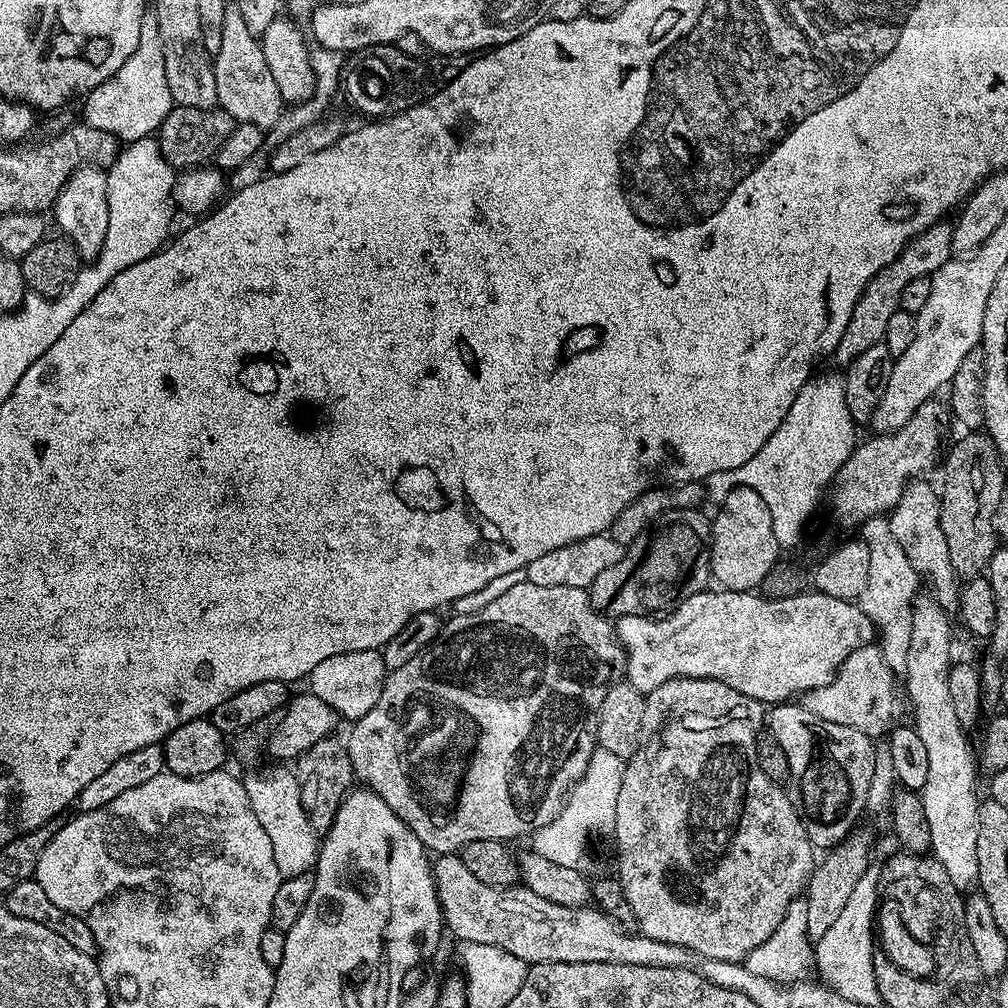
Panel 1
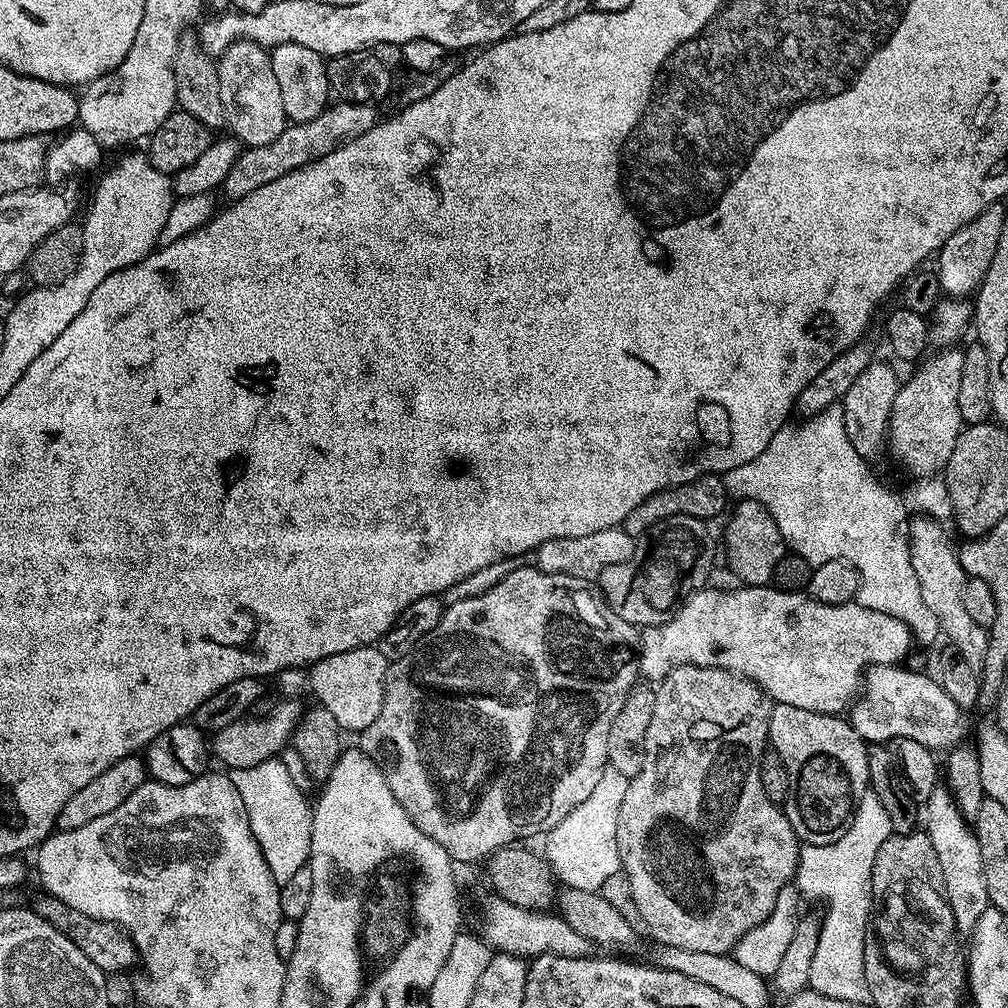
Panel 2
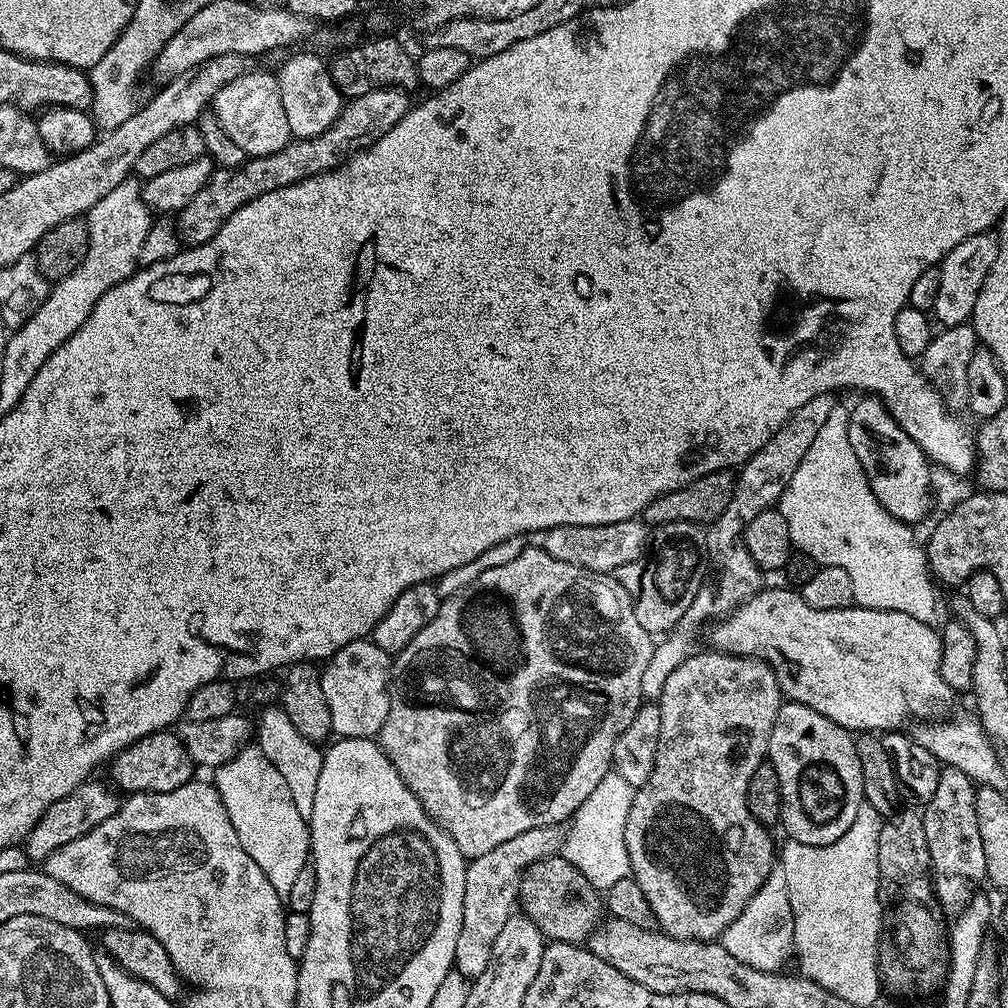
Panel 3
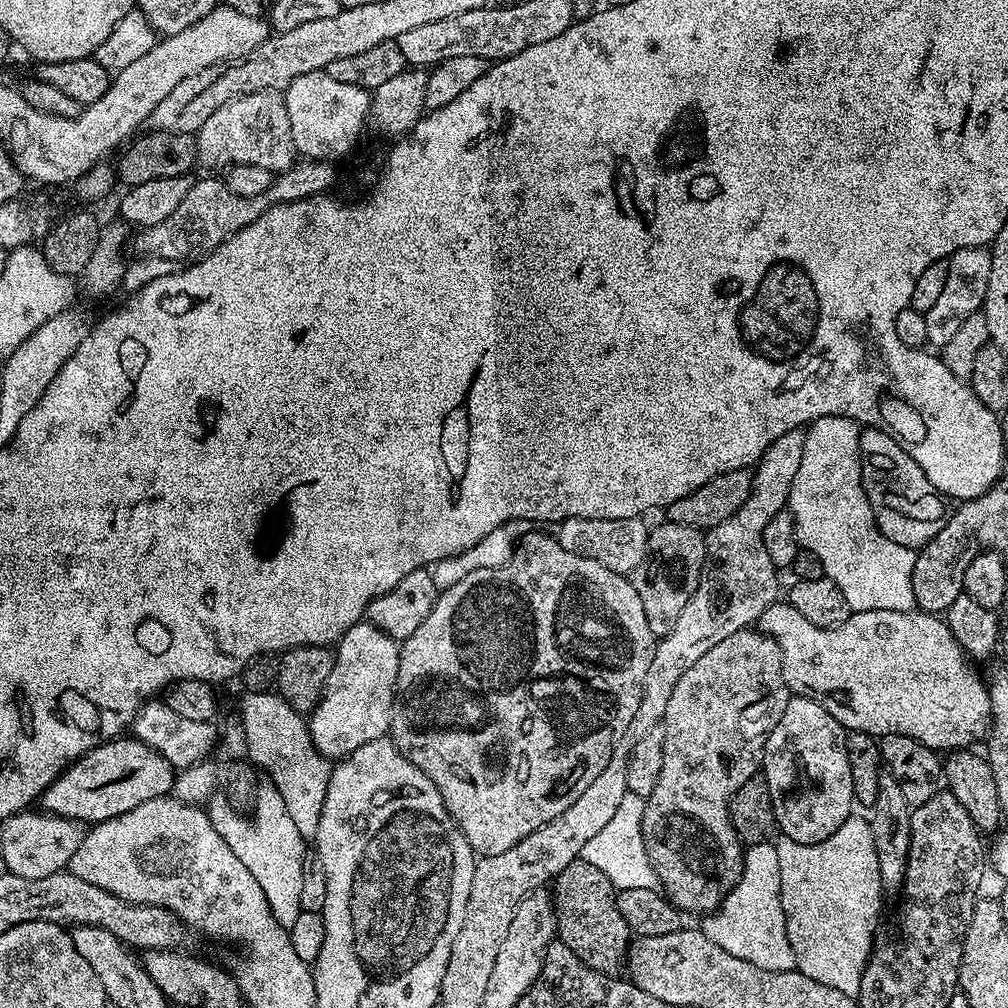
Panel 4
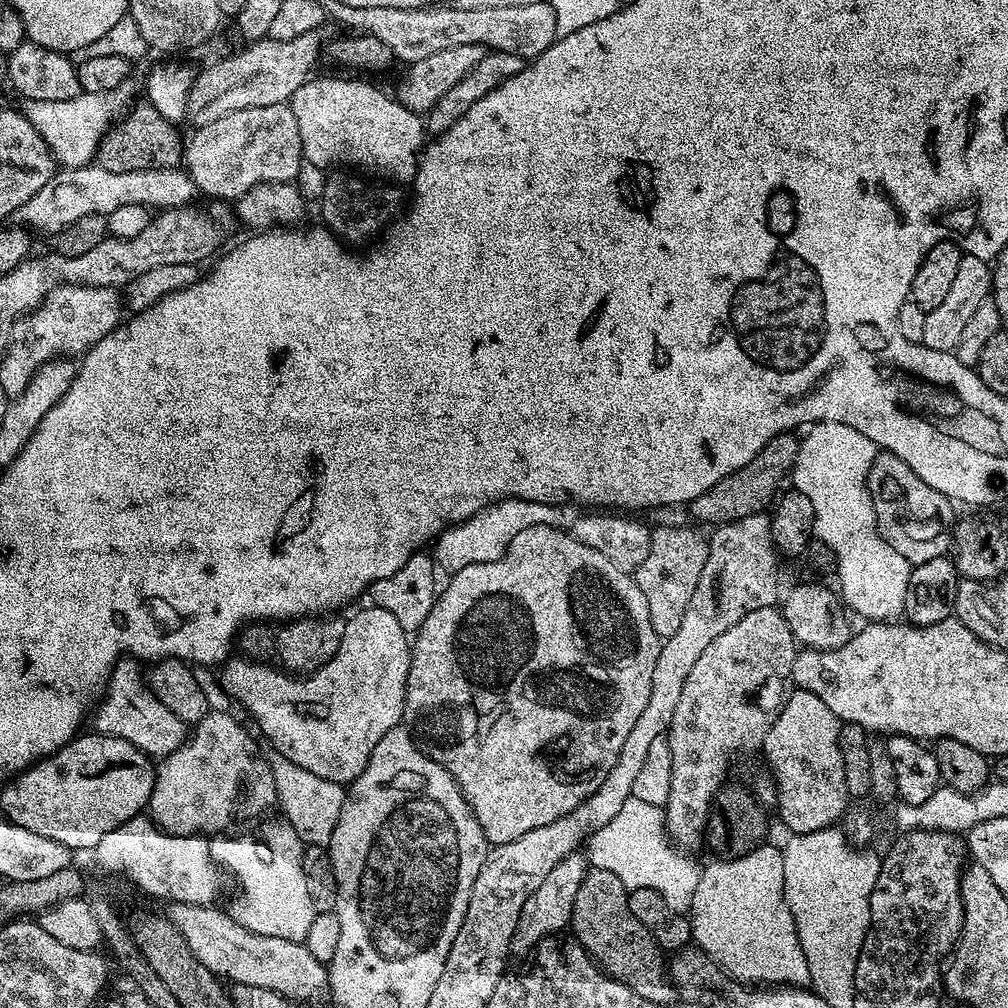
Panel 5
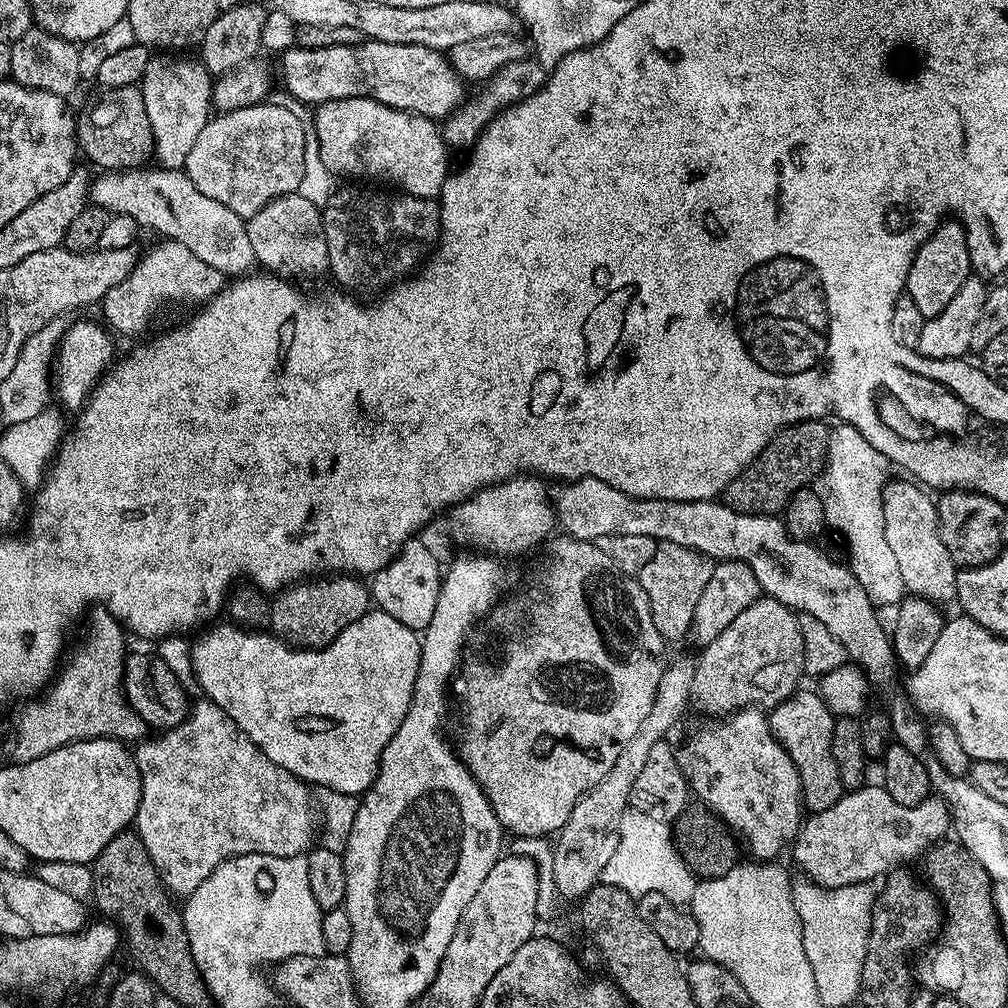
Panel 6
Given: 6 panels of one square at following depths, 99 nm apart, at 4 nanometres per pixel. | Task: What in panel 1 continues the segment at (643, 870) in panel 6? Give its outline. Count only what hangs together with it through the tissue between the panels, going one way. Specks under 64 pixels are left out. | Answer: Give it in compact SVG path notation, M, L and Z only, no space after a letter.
M602 747L592 752L587 764L586 774L580 781L576 794L570 794L563 809L554 820L546 826L537 828L531 837L532 850L560 866L583 871L587 869L588 850L586 848L590 835L600 834L615 827L617 802L622 788L625 761L616 754Z

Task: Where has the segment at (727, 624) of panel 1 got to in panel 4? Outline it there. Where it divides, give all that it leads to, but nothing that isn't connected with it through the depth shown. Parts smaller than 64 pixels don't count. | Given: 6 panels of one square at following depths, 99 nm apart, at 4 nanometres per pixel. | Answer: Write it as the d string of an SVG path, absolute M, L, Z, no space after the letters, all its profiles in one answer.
M777 602L760 615L758 628L759 631L765 632L770 638L774 638L774 642L778 642L778 646L782 650L784 681L789 693L816 700L839 724L843 724L845 729L853 732L868 732L877 738L889 736L890 734L902 734L922 742L927 748L964 750L969 746L976 746L979 740L981 743L987 737L992 727L990 694L988 693L985 677L983 675L980 677L972 669L975 667L970 663L968 657L965 656L962 646L956 641L954 634L950 634L950 626L947 619L941 618L939 615L919 610L911 612L903 612L902 610L866 610L865 612L852 612L848 620L838 626L823 628L822 626L814 626L814 622L810 622L803 614L798 614L798 610L794 610L792 604Z

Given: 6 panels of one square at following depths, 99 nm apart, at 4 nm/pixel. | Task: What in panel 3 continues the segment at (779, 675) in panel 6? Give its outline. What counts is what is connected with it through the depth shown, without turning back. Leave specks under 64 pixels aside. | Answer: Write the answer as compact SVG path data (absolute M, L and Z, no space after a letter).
M719 650L707 651L693 651L692 655L686 658L686 662L682 662L682 666L678 666L678 670L674 670L670 678L666 678L666 686L662 686L662 694L658 701L662 718L658 754L650 778L641 788L636 789L633 805L630 806L629 818L626 820L625 842L631 877L638 882L638 886L642 886L642 894L646 894L646 902L650 902L650 910L654 910L654 918L659 931L679 940L712 942L723 937L730 922L734 922L734 918L742 914L742 910L754 898L754 894L758 894L762 882L766 882L766 878L778 860L777 845L772 845L772 836L768 833L771 831L752 816L748 805L748 783L750 778L754 778L754 770L758 770L758 766L765 763L770 730L774 726L774 718L782 703L782 693L774 670L765 660L759 660L753 656L731 656Z

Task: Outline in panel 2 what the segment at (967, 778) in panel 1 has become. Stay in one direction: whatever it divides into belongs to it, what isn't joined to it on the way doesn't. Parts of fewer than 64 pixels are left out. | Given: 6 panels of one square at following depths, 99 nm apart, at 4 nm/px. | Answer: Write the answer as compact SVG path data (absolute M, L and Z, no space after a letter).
M938 786L934 794L930 794L926 805L926 824L927 820L928 837L930 842L934 842L938 862L942 862L944 892L948 895L956 930L961 934L971 934L974 926L978 926L978 918L981 917L982 912L990 907L986 894L986 874L982 870L982 850L978 846L978 838L970 827L969 821L960 813L960 808L947 787Z

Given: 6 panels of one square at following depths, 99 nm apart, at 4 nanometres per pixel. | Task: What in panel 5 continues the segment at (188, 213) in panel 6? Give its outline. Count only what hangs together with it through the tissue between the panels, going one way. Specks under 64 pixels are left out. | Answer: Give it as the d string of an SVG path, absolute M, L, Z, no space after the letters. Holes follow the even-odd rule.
M93 162L81 168L60 168L16 211L15 219L29 233L45 232L52 238L59 237L66 226L78 222L78 218L102 216L107 218L122 206L143 206L149 210L182 208L193 203L198 189L187 171L180 168L159 168L158 170L132 170L130 174L114 174L114 170L101 168ZM156 208L156 209L155 209ZM21 220L21 221L20 221Z

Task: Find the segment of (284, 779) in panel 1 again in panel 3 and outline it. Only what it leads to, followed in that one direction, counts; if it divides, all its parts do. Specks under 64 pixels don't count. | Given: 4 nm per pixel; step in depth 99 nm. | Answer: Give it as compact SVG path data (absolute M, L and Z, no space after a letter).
M252 742L237 756L214 769L214 783L218 794L242 842L242 850L258 862L258 870L270 878L270 886L281 898L287 898L300 871L310 860L310 824L305 816L298 814L290 789L274 762L262 754L260 745Z

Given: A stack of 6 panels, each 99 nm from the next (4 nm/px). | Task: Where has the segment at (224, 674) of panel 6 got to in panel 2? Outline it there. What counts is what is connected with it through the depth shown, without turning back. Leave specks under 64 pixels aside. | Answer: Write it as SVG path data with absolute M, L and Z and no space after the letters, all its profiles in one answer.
M376 646L330 654L307 669L308 684L313 694L320 699L317 700L319 707L334 714L341 730L359 734L366 726L370 726L370 722L374 722L374 718L378 718L378 710L382 710L384 679L389 663Z

